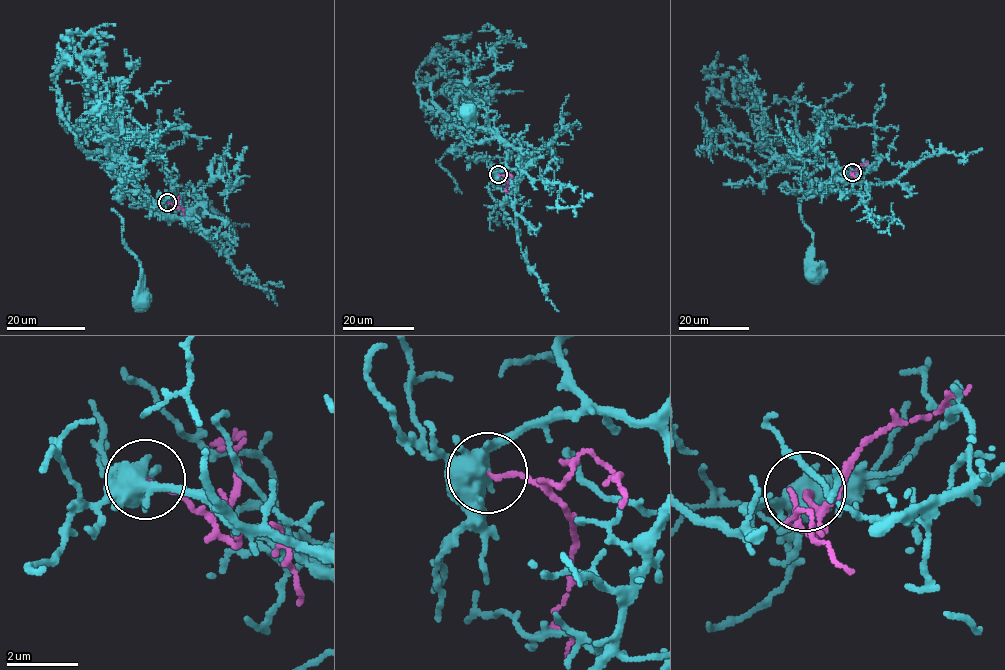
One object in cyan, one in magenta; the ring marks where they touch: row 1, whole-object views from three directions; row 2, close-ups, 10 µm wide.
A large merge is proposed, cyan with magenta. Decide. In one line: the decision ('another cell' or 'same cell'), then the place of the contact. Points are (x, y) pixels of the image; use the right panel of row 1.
another cell; at (852, 172)

